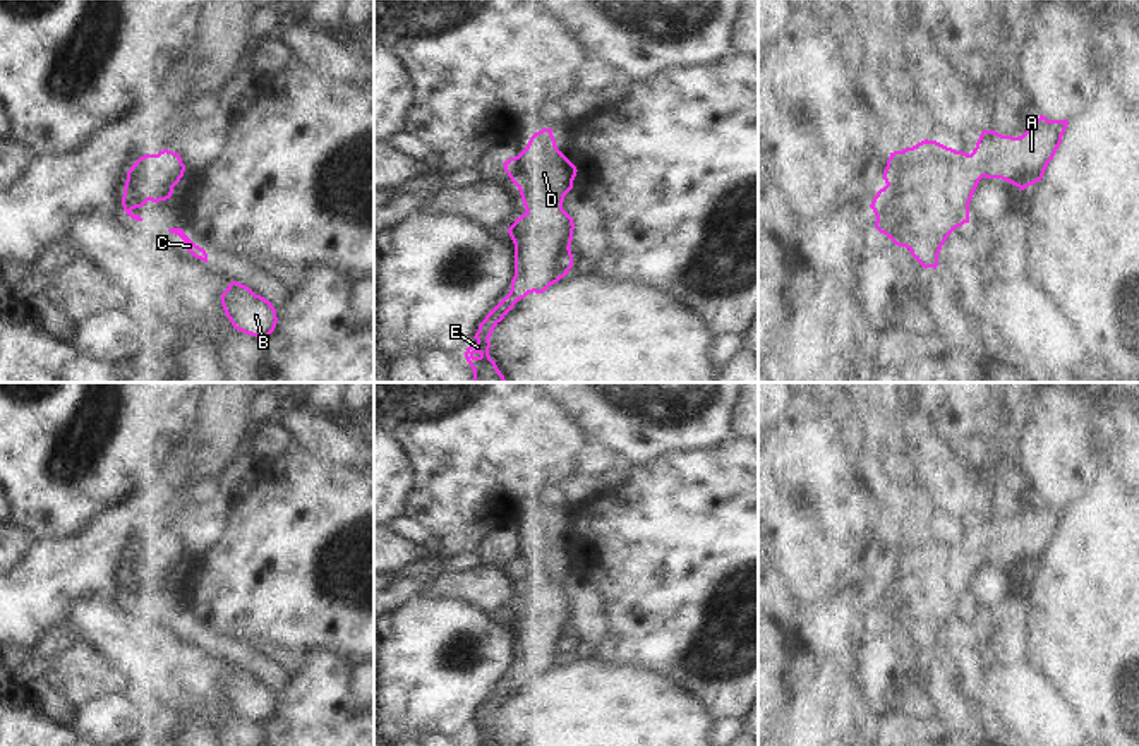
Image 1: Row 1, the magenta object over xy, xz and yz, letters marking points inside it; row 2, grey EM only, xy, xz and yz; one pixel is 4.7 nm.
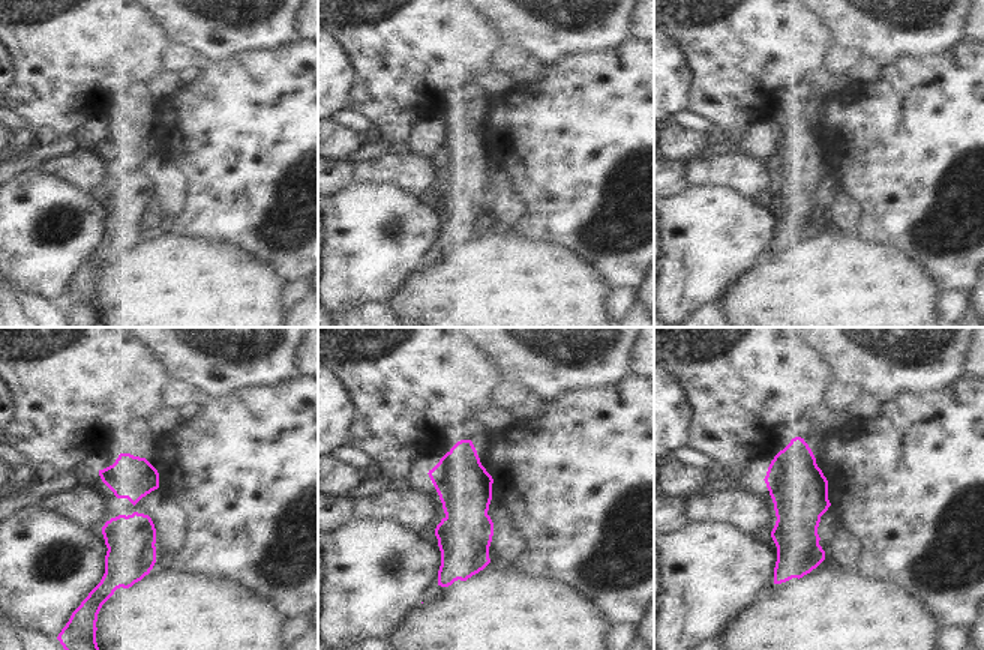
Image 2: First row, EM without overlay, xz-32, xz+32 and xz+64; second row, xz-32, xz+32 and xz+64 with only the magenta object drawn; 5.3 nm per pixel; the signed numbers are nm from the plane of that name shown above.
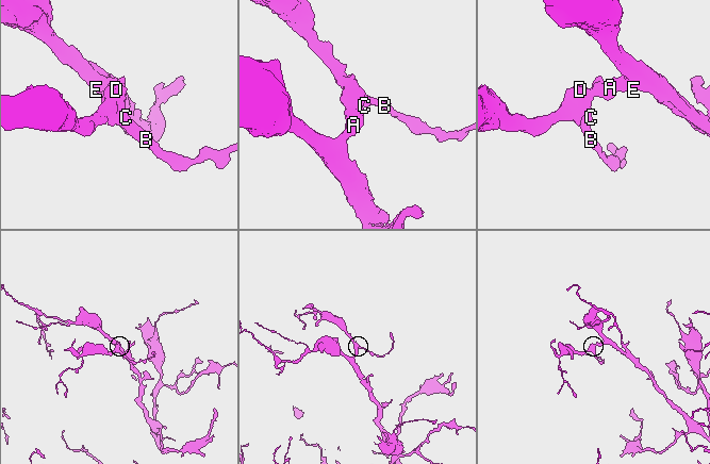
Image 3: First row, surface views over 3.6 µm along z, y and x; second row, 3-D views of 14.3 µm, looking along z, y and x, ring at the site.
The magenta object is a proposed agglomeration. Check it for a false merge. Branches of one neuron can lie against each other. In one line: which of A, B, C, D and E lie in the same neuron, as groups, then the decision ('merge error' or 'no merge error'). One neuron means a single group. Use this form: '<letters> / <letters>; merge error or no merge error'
A B C D E; no merge error

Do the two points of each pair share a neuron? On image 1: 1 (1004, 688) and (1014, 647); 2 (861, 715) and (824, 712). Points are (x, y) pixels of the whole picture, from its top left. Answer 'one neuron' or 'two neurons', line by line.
1: two neurons
2: one neuron

